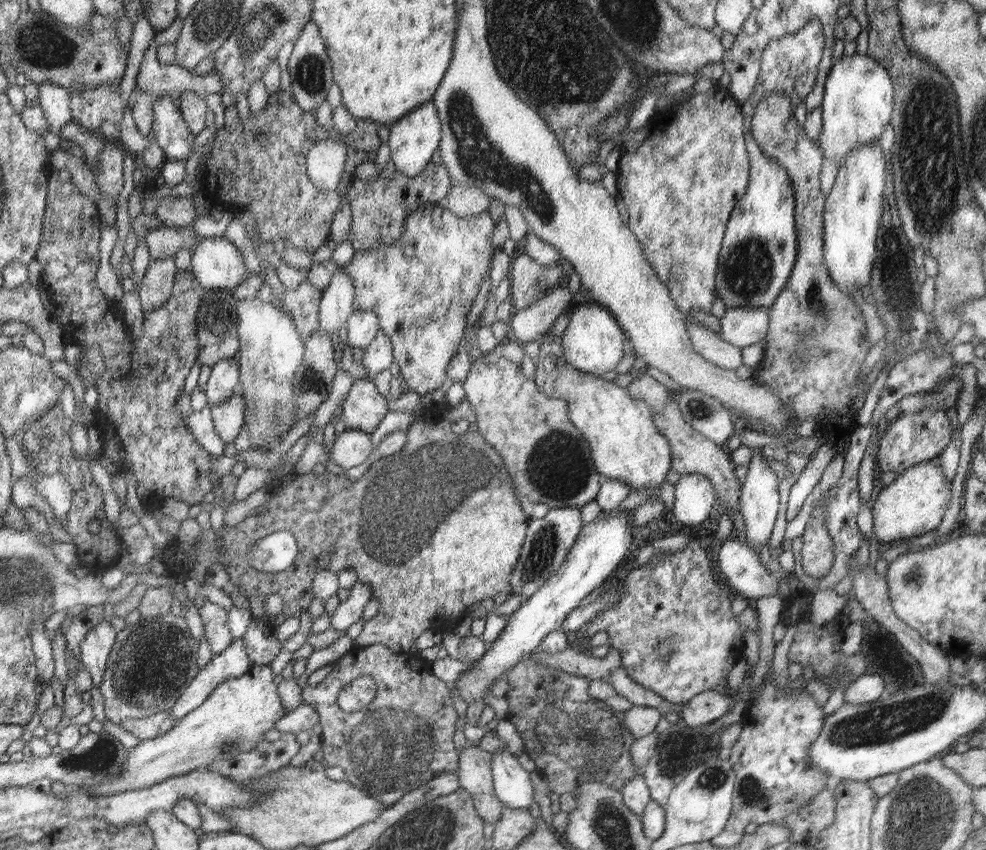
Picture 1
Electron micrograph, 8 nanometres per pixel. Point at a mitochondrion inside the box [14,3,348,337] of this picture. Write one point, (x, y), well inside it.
(44, 44)

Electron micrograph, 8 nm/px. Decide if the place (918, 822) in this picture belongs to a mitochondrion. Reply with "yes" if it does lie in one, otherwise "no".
yes

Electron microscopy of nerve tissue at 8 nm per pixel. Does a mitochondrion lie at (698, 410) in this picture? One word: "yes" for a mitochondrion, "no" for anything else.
yes

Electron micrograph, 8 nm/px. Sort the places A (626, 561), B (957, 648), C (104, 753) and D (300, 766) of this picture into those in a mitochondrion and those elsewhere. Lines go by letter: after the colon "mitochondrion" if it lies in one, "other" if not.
A: other
B: other
C: mitochondrion
D: other

